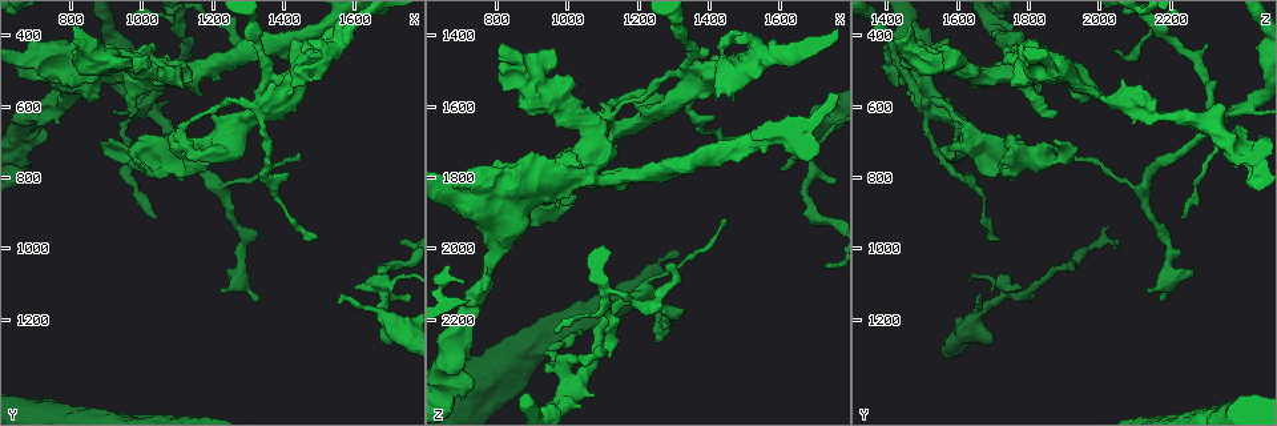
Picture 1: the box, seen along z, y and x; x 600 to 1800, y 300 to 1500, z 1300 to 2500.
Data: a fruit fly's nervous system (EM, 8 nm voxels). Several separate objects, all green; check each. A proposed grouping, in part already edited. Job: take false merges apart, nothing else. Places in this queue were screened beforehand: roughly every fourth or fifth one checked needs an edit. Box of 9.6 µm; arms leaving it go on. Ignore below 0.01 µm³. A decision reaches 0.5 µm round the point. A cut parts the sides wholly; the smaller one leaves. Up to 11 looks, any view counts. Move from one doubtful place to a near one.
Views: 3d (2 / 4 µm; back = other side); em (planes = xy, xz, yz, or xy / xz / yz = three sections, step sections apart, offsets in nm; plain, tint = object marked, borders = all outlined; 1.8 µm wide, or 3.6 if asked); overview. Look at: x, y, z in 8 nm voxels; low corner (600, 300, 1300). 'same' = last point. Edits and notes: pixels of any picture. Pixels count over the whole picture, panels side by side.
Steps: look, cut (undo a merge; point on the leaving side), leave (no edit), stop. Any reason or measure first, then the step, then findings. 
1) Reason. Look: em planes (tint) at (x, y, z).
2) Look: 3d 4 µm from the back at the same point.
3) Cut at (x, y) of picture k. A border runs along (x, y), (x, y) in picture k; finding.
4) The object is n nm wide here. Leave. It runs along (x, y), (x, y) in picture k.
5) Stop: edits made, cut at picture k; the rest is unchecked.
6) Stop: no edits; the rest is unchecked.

Sharp bend. Look: em xz step 16 (tint) at (1080, 510, 1670).

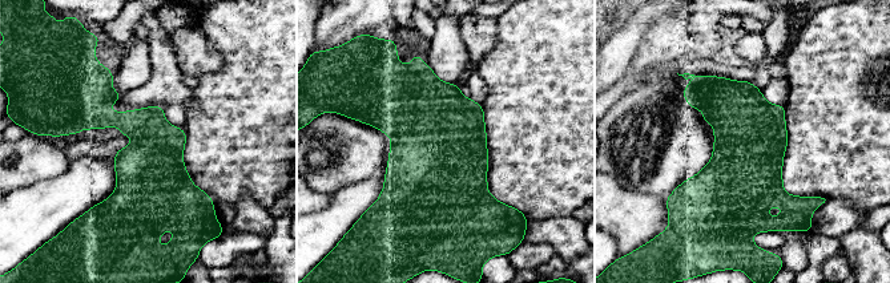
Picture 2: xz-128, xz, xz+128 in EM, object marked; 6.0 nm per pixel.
Look: em planes (tint) at the same point.

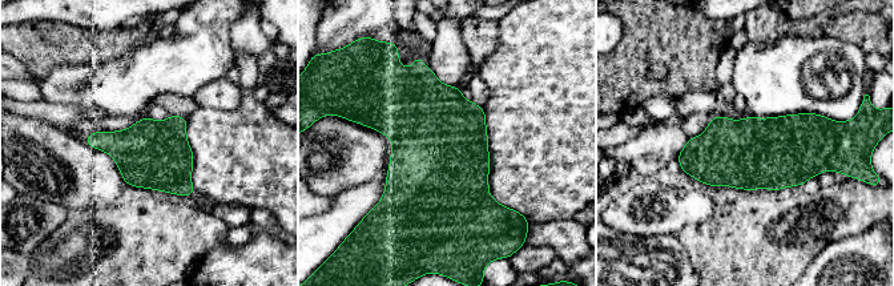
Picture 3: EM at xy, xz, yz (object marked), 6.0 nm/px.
The object is 400 nm wide here. Leave. All the same neuron.

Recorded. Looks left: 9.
Sharp bend. Look: 3d 2 µm at (1530, 430, 1490).

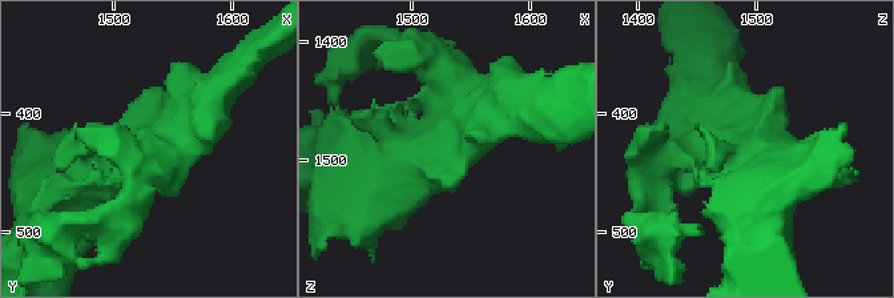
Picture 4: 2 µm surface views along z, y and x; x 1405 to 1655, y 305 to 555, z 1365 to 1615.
4 arms meet here; shape alone is not enough. Look: em xz step 16 (tint) at (1532, 428, 1484).

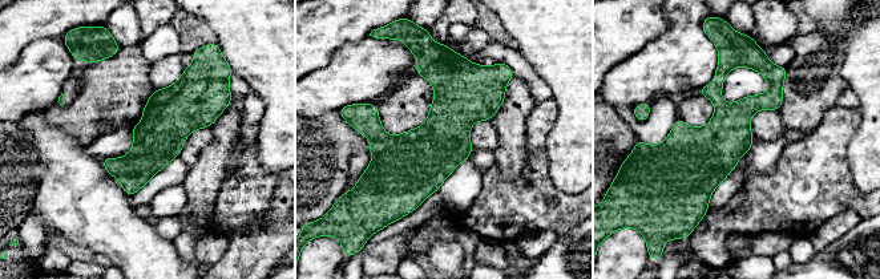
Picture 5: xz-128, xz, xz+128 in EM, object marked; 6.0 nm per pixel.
Cut it another way. Look: em planes (tint) at the same point.

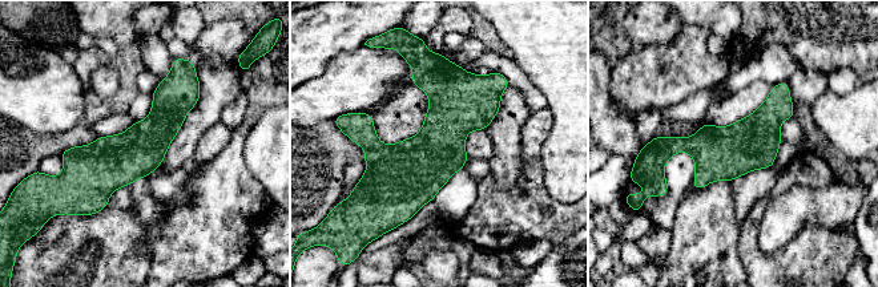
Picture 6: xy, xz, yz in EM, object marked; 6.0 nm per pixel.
Leave. It runs along (196, 92), (127, 157), (67, 177) in picture 6; all the same neuron.

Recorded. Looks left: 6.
Looks like a crossing. Look: 3d 2 µm at (1020, 620, 2380).

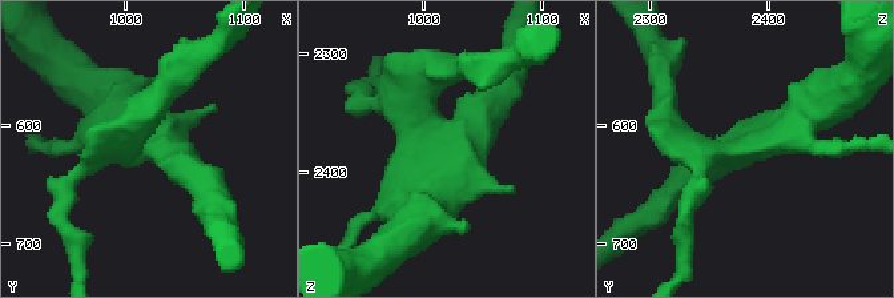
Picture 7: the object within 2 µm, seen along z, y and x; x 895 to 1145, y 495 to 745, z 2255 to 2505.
4 arms meet here; now the EM. Look: em planes (plain) at (1030, 614, 2376).

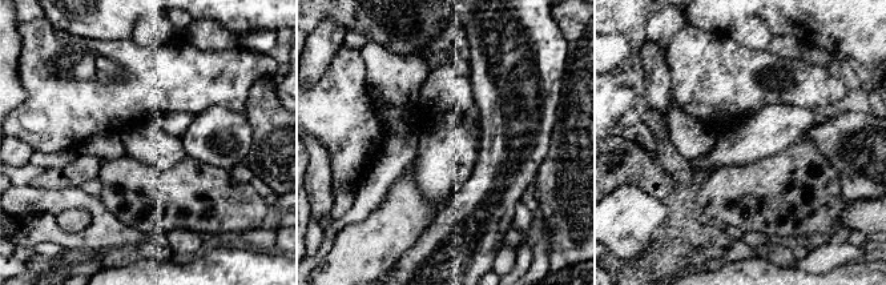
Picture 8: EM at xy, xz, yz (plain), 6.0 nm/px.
Look: em planes (tint) at the same point.

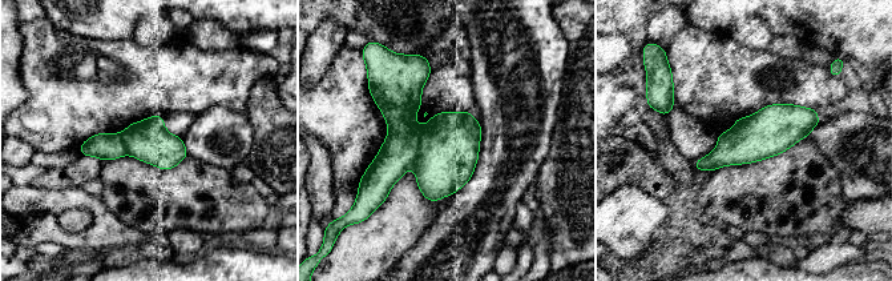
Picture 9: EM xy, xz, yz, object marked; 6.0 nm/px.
Cut at (448, 151) of picture 9. A border runs along (424, 125), (412, 164) in picture 9; a second neuron is stuck on.

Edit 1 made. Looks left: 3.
See it whole again. Look: overview.

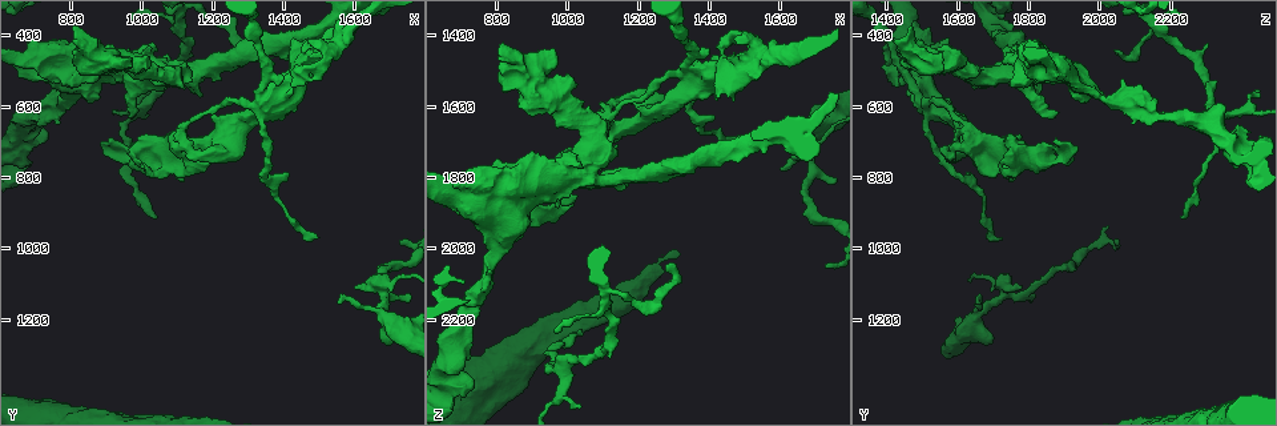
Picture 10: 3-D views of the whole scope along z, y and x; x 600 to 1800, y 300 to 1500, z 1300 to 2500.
A narrow waist. Look: em planes (tint) at (990, 740, 1880).

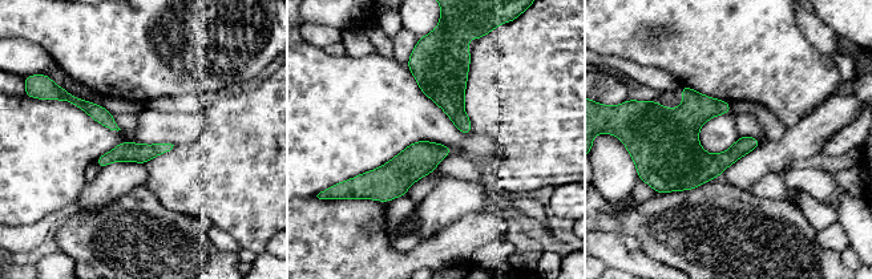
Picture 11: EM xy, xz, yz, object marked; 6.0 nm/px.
Leave. It runs along (168, 146), (117, 153), (100, 162) in picture 11; all the same neuron.

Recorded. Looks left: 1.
Stop: edits made, cut at picture 9; the rest is unchecked.

